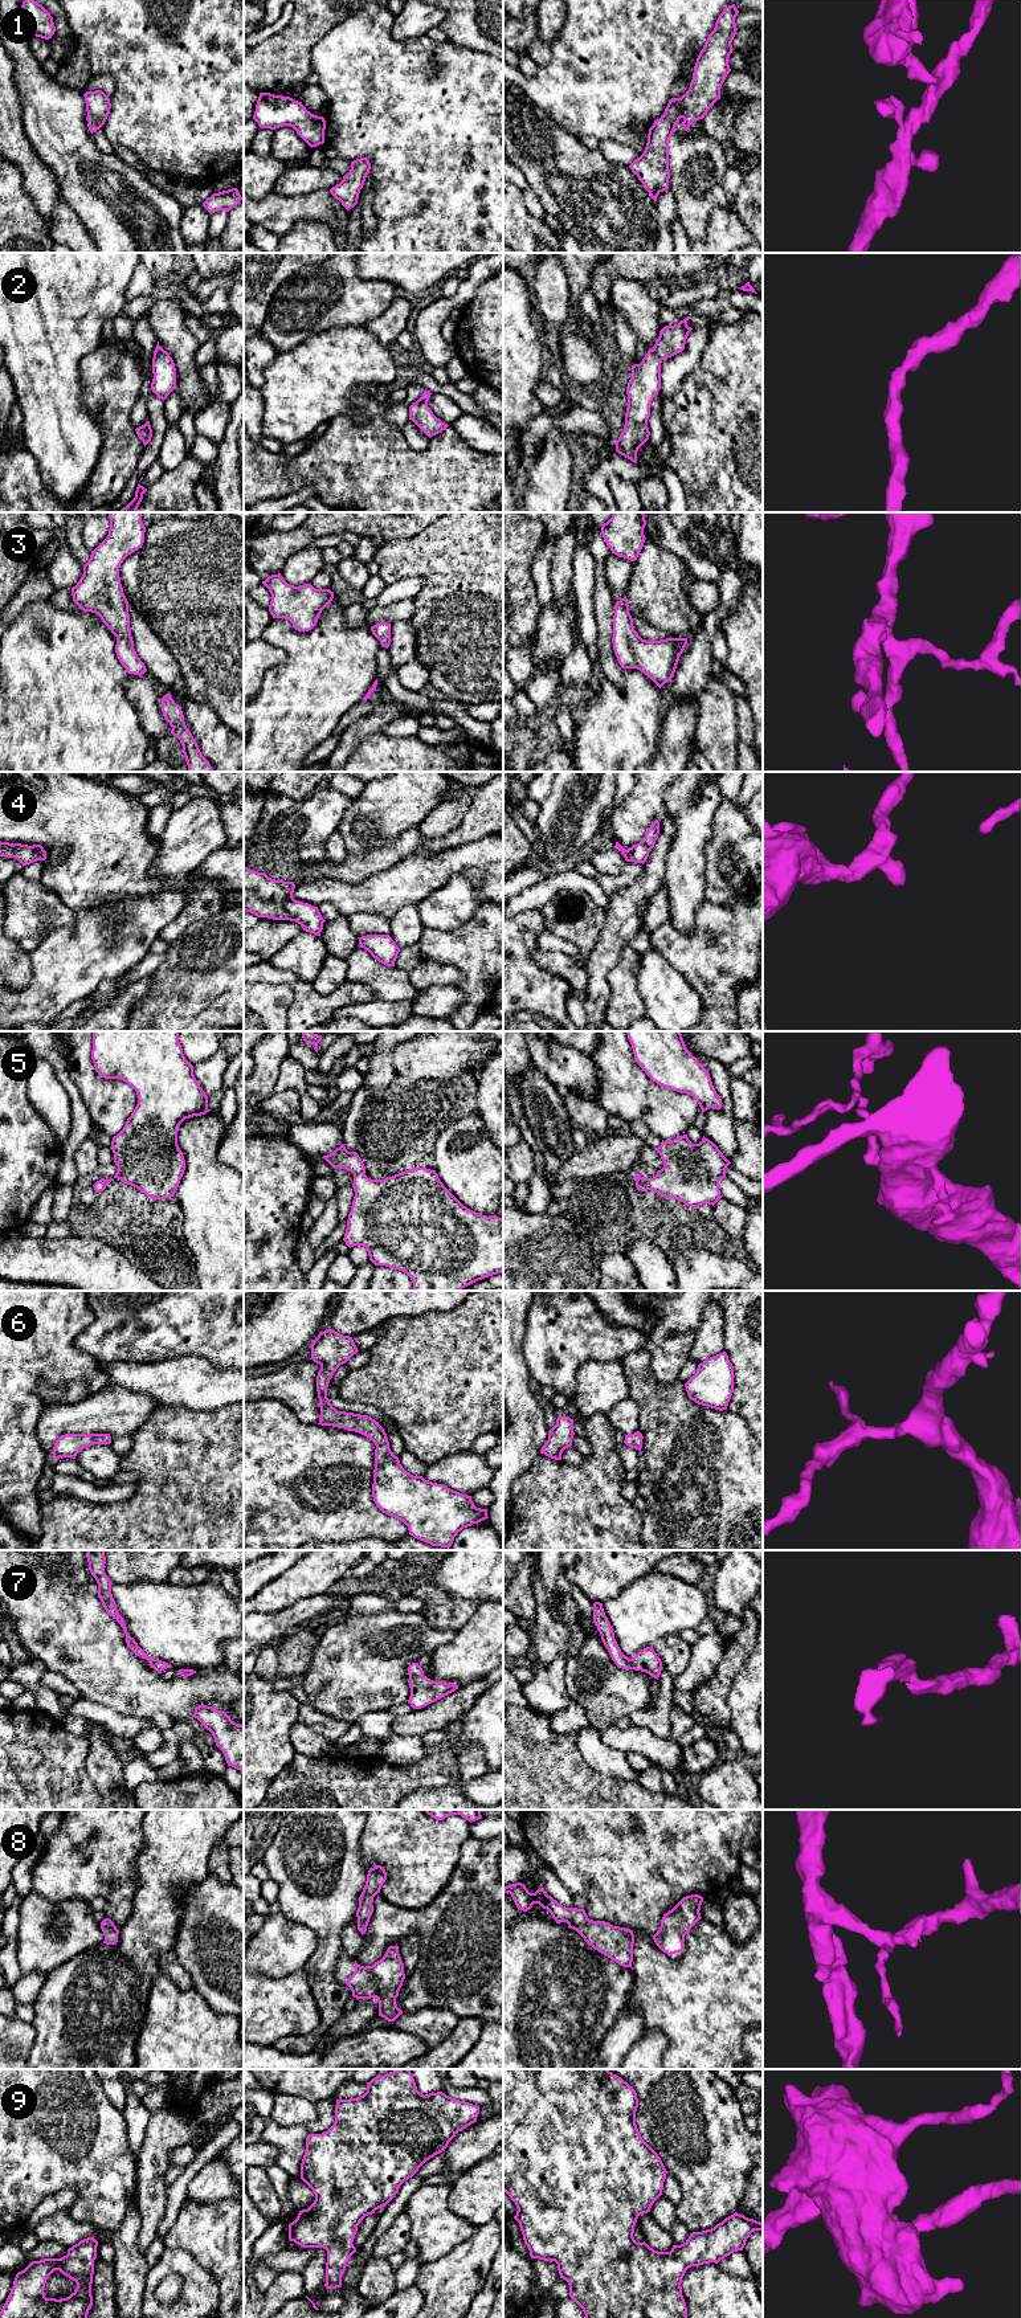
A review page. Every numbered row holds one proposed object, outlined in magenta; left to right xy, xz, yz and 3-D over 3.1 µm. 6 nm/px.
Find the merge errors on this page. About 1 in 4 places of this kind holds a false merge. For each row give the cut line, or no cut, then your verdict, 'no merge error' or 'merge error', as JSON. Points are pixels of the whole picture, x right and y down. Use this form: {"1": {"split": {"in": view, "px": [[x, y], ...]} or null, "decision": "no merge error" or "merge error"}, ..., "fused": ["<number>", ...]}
{"1": {"split": null, "decision": "no merge error"}, "2": {"split": null, "decision": "no merge error"}, "3": {"split": null, "decision": "no merge error"}, "4": {"split": null, "decision": "no merge error"}, "5": {"split": null, "decision": "no merge error"}, "6": {"split": null, "decision": "no merge error"}, "7": {"split": null, "decision": "no merge error"}, "8": {"split": null, "decision": "no merge error"}, "9": {"split": null, "decision": "no merge error"}, "fused": []}

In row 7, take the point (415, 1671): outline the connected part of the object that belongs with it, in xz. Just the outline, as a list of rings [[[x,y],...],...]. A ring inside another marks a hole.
[[[418,1663],[408,1667],[411,1697],[408,1704],[413,1709],[421,1709],[458,1689],[454,1683],[437,1683],[424,1675]]]

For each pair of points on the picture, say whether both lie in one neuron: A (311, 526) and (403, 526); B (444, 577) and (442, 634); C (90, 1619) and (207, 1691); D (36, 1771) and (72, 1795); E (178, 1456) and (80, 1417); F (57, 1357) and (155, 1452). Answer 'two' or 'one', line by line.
A: one
B: one
C: one
D: one
E: two
F: two

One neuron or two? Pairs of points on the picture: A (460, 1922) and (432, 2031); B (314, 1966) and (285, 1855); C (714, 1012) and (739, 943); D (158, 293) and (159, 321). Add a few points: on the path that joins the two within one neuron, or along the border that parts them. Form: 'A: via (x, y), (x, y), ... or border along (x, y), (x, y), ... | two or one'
A: border along (407, 2011), (445, 2008), (458, 2018) | two
B: via (326, 1938), (326, 1900), (313, 1883) | one
C: via (717, 994), (717, 965), (722, 960) | one
D: border along (156, 298), (176, 298), (186, 313) | two

